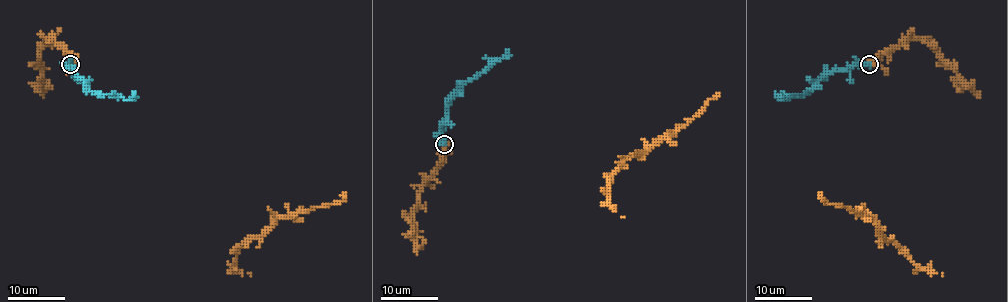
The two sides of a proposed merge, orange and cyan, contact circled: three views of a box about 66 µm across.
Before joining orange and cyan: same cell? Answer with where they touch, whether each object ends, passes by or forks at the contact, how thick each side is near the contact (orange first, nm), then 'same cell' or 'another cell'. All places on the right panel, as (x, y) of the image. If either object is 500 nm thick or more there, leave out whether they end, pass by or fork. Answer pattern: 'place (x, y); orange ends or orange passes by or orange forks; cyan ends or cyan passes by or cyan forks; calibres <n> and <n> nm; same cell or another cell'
place (869, 64); calibres 550 and 600 nm; same cell

